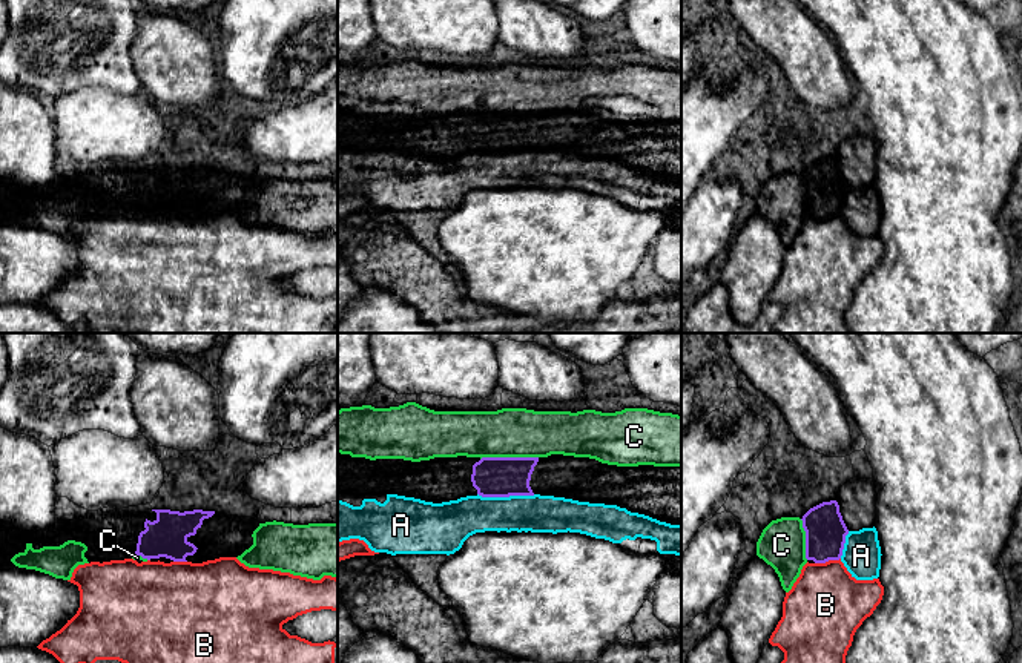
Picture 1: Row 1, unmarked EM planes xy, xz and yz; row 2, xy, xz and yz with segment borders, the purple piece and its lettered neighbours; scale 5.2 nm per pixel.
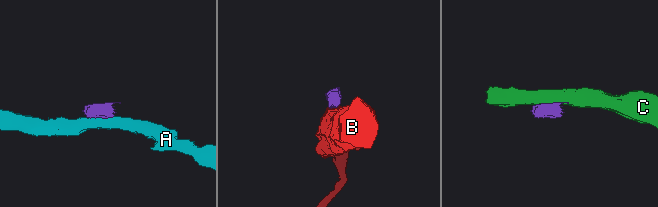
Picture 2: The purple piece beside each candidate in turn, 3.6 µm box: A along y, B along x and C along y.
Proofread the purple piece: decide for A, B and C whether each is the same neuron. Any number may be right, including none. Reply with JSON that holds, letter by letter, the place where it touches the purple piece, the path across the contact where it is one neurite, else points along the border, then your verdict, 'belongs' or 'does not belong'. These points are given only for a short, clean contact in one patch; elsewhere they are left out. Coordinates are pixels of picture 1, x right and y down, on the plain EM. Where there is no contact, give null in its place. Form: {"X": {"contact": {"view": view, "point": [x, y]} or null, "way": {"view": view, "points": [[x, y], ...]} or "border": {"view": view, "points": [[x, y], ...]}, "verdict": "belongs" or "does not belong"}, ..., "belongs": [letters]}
{"A": {"contact": {"view": "xz", "point": [507, 152]}, "border": {"view": "xz", "points": [[478, 149], [482, 152], [534, 151]]}, "verdict": "does not belong"}, "B": {"contact": {"view": "yz", "point": [827, 217]}, "border": {"view": "yz", "points": [[840, 214], [815, 220]]}, "verdict": "does not belong"}, "C": {"contact": {"view": "xz", "point": [508, 114]}, "border": {"view": "xz", "points": [[537, 112], [484, 112], [481, 115]]}, "verdict": "does not belong"}, "belongs": []}

